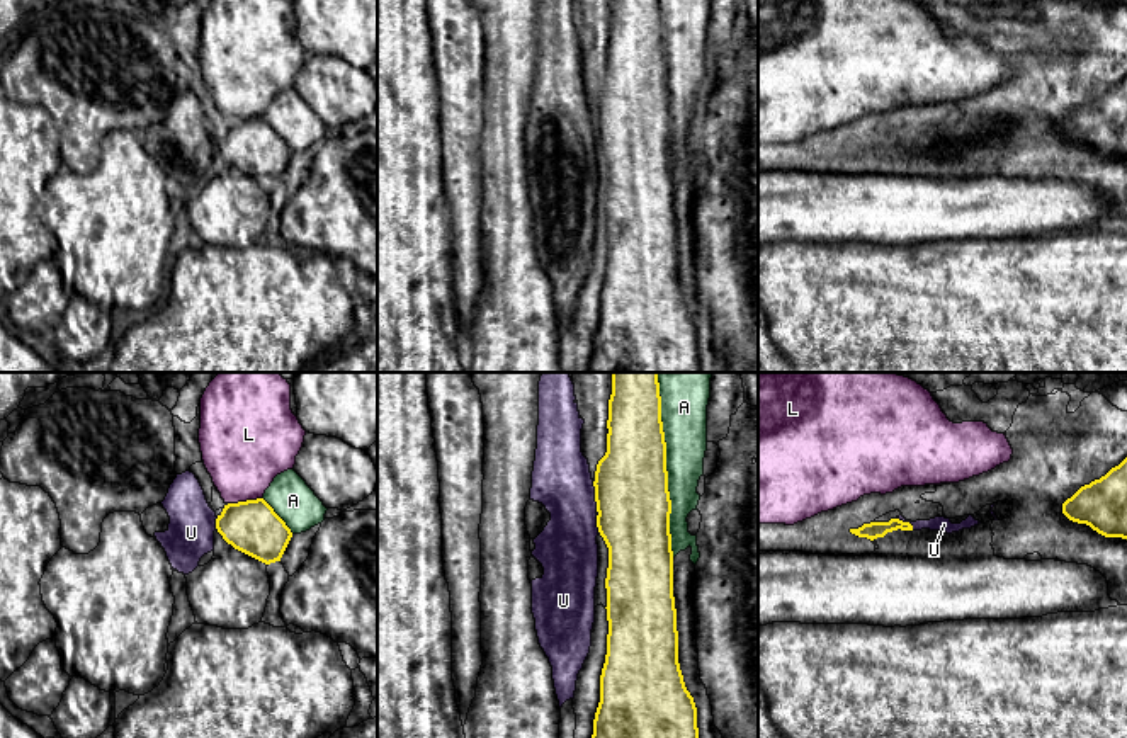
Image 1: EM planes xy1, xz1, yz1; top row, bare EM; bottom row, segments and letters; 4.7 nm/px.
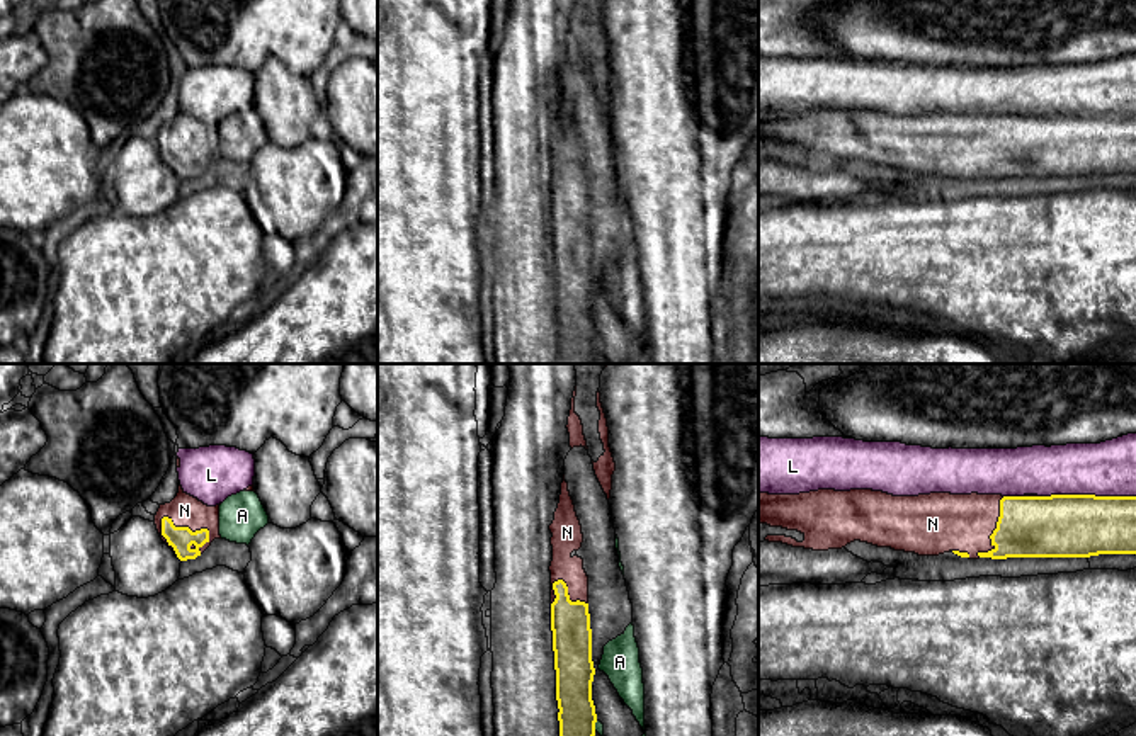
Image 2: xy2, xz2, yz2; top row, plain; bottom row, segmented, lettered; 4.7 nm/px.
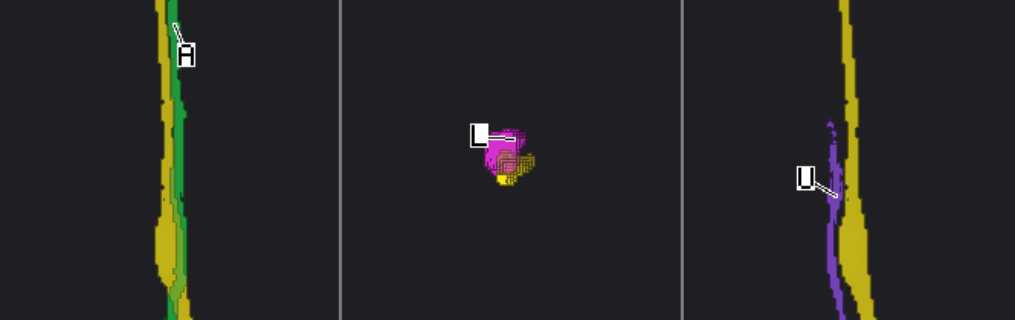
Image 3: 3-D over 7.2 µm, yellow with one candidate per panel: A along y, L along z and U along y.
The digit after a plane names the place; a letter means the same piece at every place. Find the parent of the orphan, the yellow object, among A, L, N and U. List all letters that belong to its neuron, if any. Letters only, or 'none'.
N

